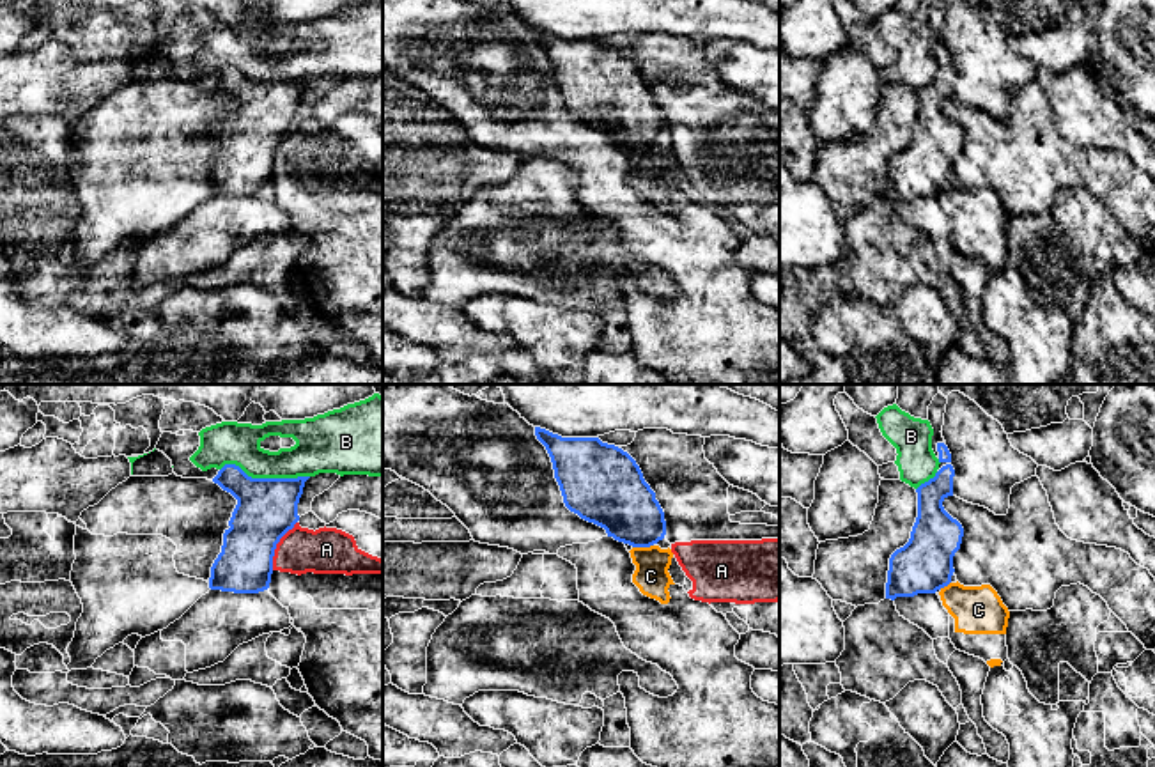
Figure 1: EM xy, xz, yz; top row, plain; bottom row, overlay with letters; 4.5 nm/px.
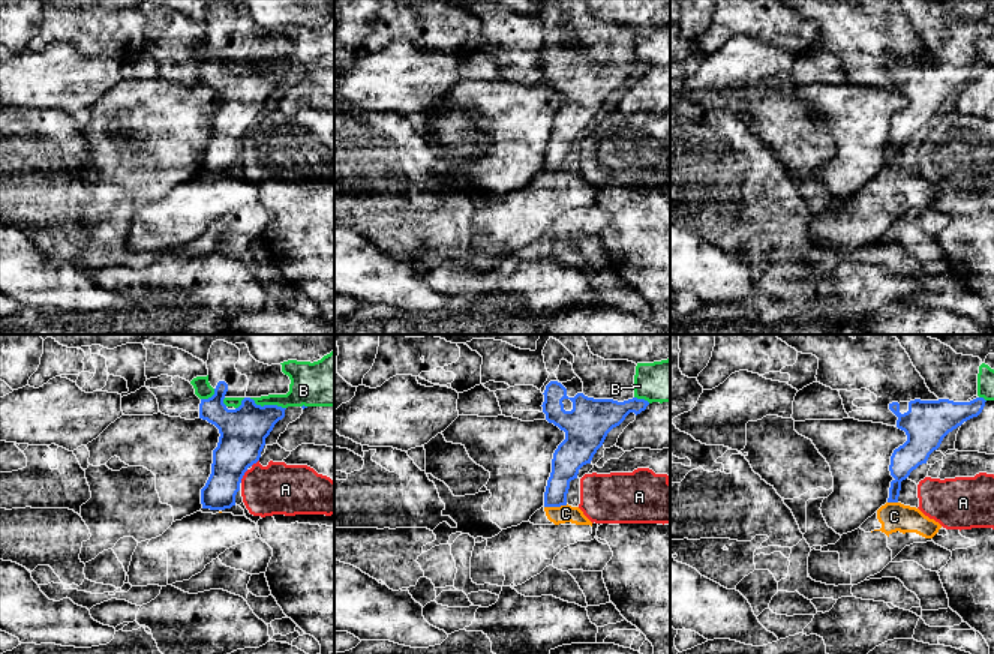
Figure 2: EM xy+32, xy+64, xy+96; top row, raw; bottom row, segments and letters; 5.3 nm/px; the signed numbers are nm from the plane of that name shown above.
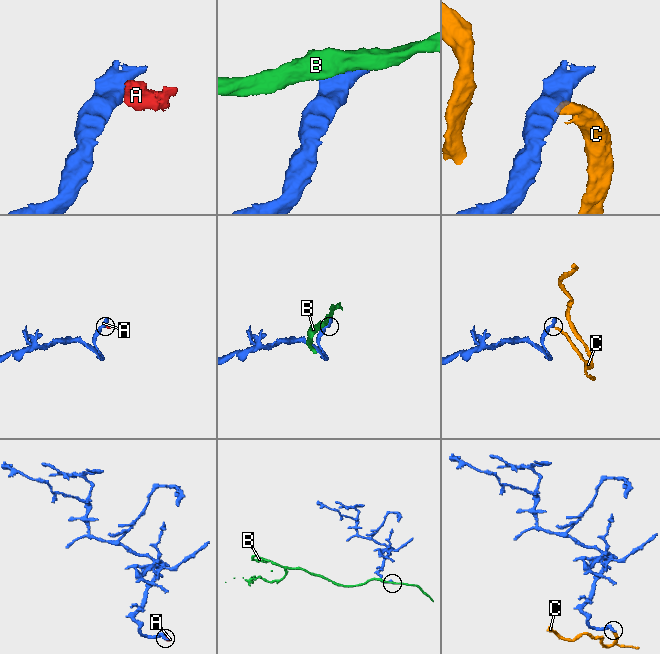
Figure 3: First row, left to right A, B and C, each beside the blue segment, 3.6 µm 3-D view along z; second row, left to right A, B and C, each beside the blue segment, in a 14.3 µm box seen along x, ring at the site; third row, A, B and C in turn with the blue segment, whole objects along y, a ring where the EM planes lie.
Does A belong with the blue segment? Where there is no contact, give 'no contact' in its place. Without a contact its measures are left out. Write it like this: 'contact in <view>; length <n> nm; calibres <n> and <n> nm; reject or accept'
contact in xy; length 260 nm; calibres 280 and 200 nm; reject

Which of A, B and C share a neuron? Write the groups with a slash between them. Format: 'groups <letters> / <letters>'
groups A / B / C

